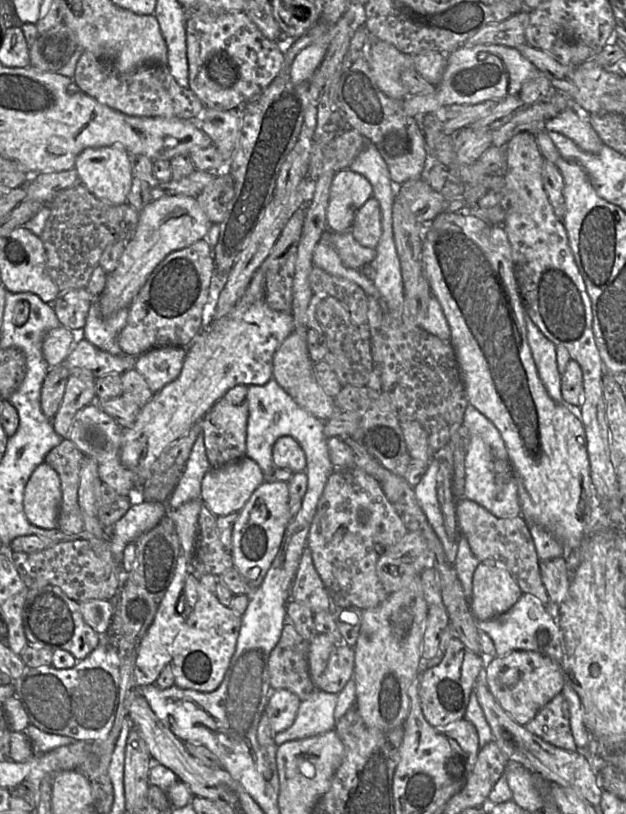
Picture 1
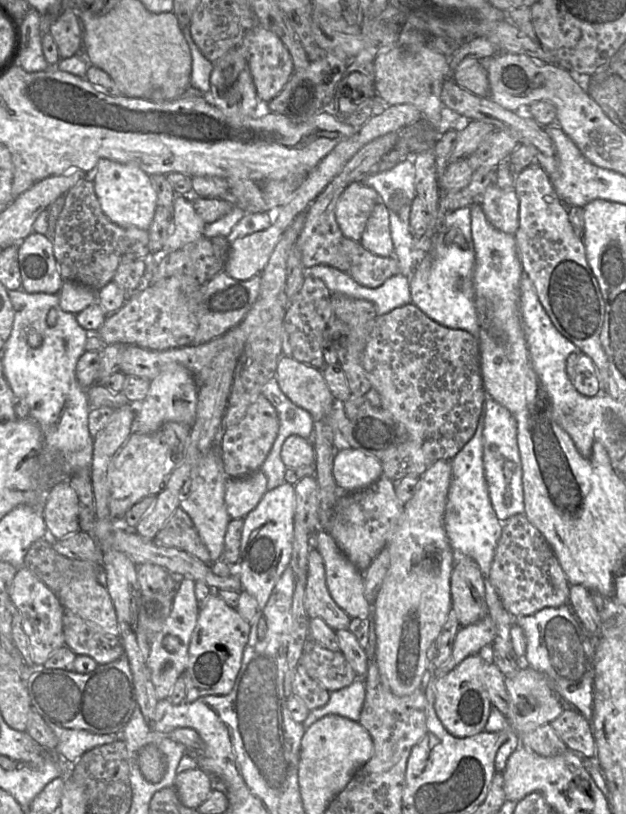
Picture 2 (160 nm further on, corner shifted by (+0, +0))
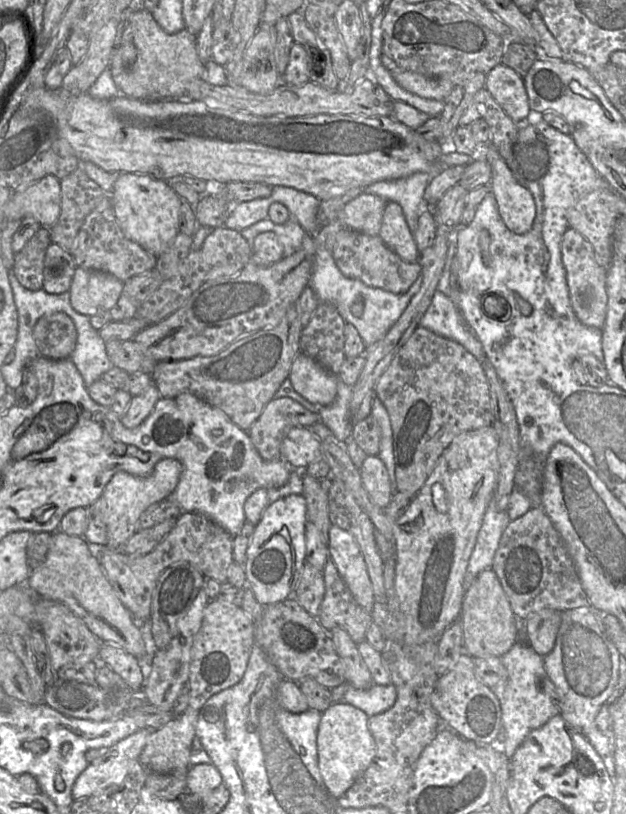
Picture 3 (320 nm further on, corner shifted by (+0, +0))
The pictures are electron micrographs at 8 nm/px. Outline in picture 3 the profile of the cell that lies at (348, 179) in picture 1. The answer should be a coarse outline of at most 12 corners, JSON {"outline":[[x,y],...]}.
{"outline":[[362,192],[336,215],[344,228],[378,236],[386,201]]}

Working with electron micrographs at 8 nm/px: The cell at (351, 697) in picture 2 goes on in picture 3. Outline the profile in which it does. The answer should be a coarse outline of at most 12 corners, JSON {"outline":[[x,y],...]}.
{"outline":[[374,683],[367,689],[348,684],[341,702],[369,717],[393,706],[394,685]]}

